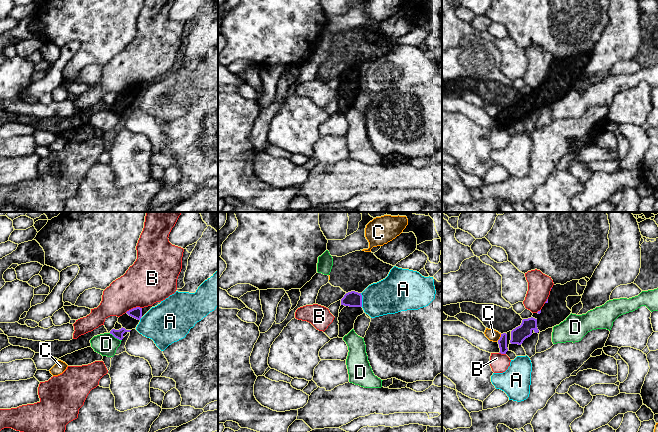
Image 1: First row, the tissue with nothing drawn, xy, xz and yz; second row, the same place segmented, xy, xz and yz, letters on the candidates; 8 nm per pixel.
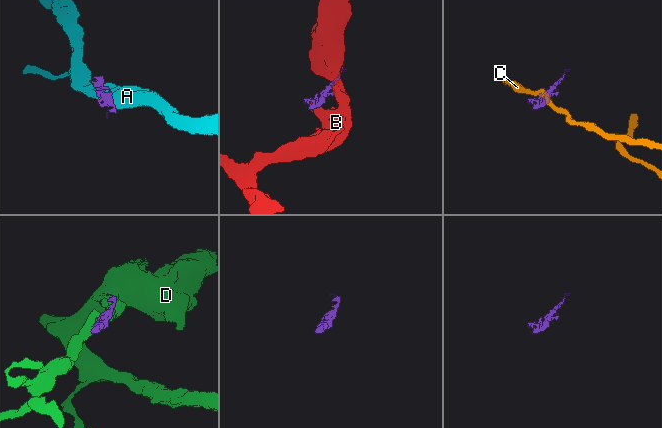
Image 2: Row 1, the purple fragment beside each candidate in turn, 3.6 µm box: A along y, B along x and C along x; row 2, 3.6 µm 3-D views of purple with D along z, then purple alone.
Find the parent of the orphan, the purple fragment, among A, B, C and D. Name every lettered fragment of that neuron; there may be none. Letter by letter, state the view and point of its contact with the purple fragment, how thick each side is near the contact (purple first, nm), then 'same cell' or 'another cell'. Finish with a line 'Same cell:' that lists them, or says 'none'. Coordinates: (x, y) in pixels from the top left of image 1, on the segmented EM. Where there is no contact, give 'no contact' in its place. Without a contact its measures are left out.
A: meets purple in xz at (361, 300); 130 nm thick on the purple side, 300 nm on the other; another cell
B: meets purple in xy at (133, 308); 90 nm thick on the purple side, 360 nm on the other; another cell
C: meets purple in yz at (500, 337); 70 nm thick on the purple side, 90 nm on the other; another cell
D: meets purple in xy at (115, 337); 70 nm thick on the purple side, 180 nm on the other; another cell
Same cell: none

